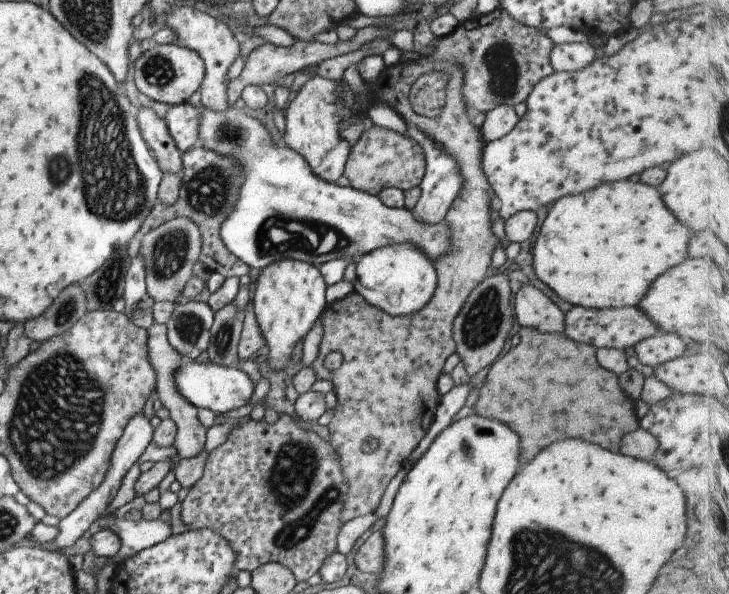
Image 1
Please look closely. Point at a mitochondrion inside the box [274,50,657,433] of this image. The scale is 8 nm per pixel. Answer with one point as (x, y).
(484, 320)

